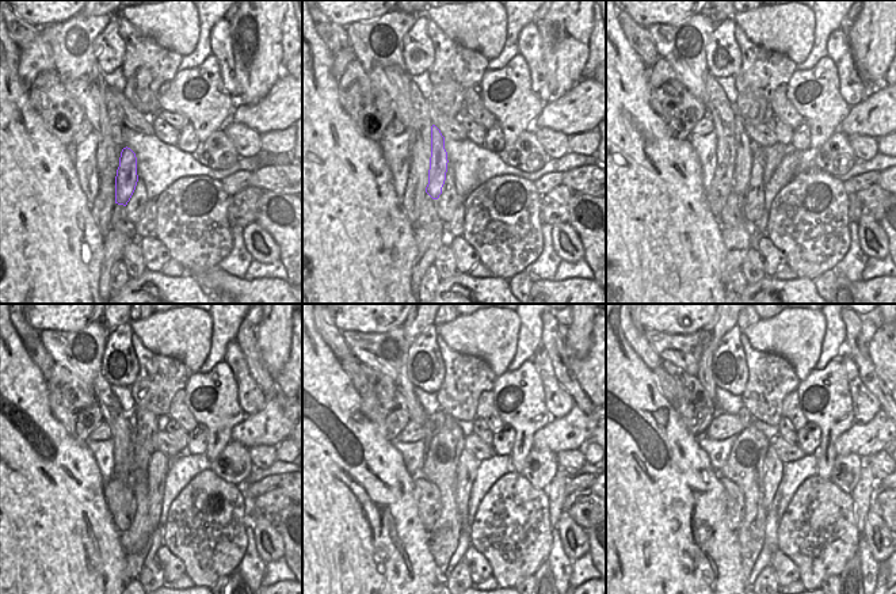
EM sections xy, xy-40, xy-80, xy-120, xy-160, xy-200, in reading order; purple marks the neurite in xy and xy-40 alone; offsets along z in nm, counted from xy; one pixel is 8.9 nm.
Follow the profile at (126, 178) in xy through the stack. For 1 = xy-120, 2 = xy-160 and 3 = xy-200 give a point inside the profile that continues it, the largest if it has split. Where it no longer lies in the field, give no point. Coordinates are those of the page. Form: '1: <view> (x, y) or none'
1: xy-120 (132, 419)
2: xy-160 (438, 418)
3: xy-200 (744, 415)

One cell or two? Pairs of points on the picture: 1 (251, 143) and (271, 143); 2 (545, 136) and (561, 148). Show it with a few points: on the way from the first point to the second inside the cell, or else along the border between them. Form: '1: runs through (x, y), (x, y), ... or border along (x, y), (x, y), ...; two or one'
1: border along (259, 134), (262, 151); two
2: runs through (549, 140), (557, 145); one

